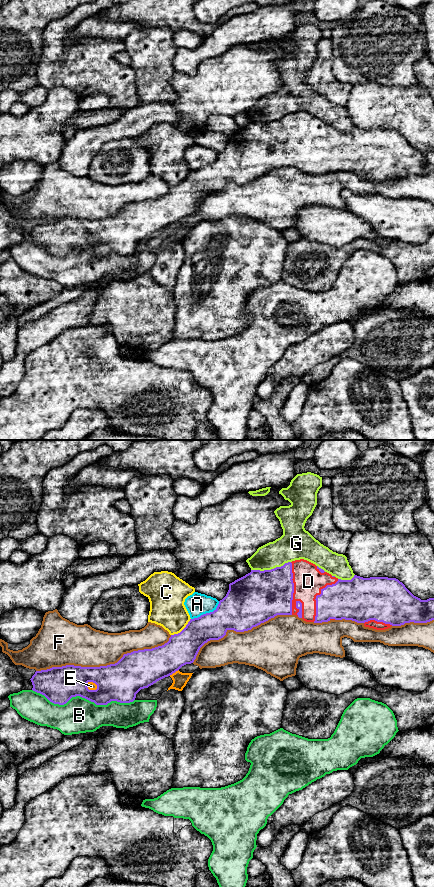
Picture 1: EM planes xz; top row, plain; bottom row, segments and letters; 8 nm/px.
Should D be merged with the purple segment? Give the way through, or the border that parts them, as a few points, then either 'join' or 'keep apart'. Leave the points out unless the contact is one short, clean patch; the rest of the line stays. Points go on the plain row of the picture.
join

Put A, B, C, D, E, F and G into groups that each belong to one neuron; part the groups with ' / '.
A / B / C / D / E / F / G

